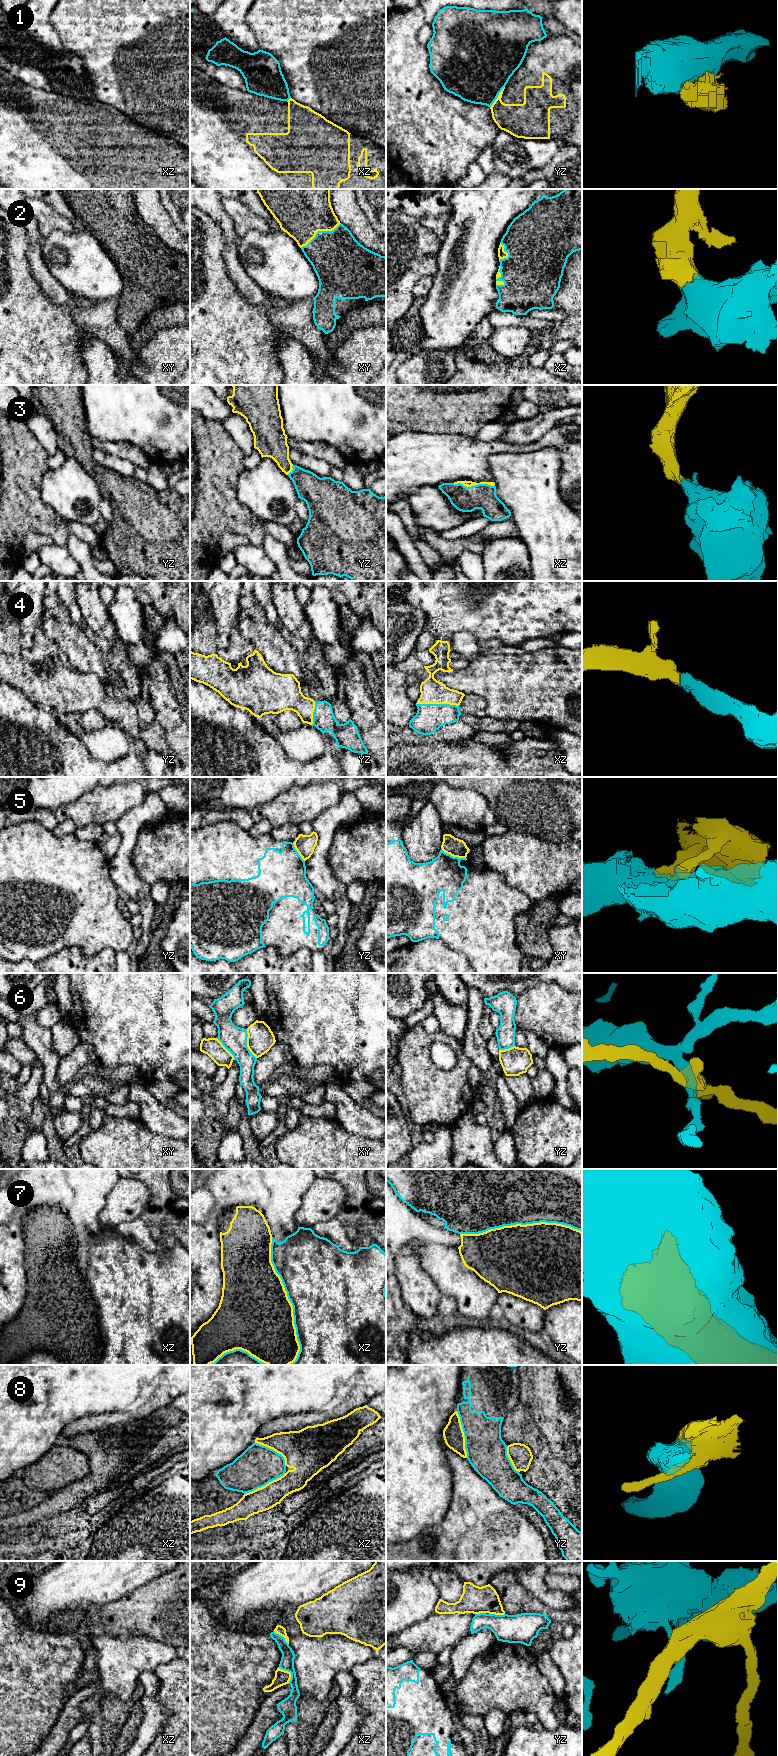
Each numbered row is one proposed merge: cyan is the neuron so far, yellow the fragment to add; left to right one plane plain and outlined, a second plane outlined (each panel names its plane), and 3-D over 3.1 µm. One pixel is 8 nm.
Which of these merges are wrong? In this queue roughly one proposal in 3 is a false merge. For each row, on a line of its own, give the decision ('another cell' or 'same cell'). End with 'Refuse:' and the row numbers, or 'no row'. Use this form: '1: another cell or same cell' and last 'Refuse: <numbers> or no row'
1: another cell
2: same cell
3: same cell
4: same cell
5: another cell
6: another cell
7: another cell
8: another cell
9: another cell
Refuse: 1, 5, 6, 7, 8, 9

